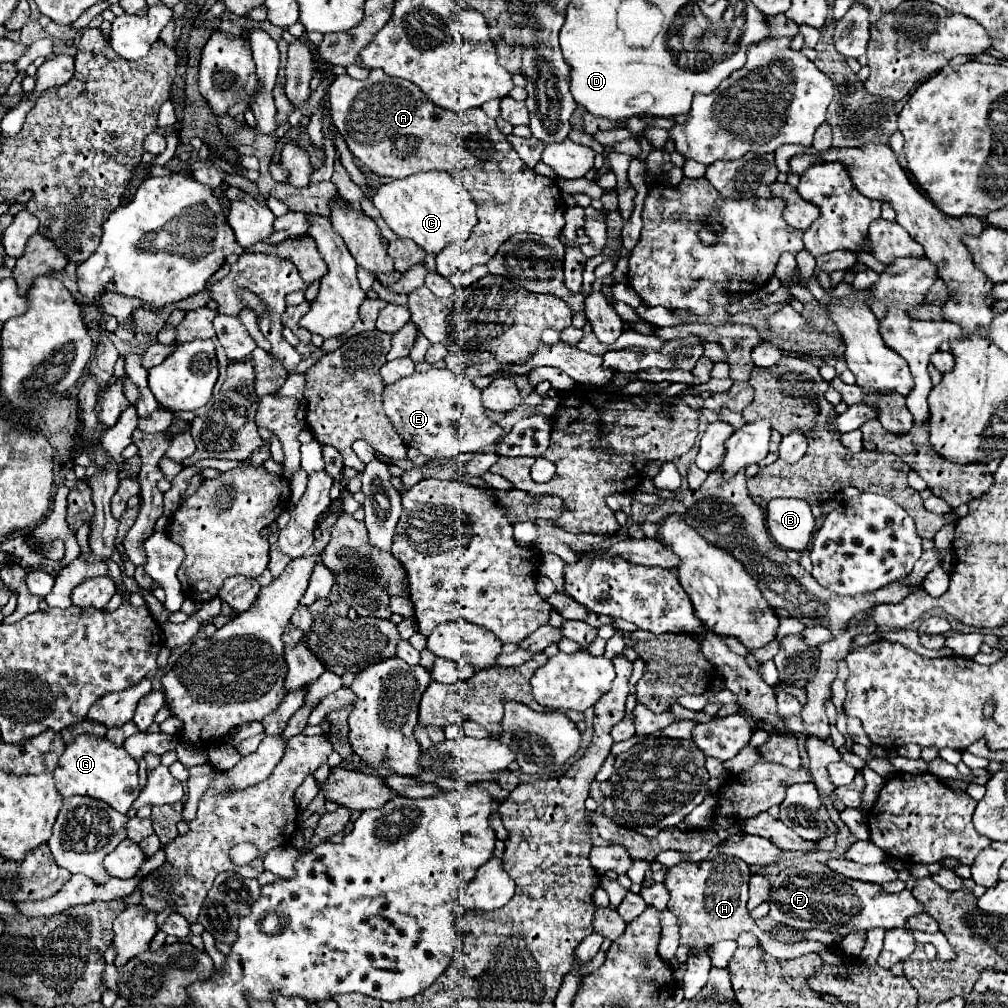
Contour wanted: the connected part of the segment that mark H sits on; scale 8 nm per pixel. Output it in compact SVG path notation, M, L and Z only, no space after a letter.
M733 856L706 859L699 864L679 862L669 868L663 884L669 890L669 904L679 922L681 946L691 950L707 950L721 940L735 940L741 932L753 932L761 936L755 920L749 918L747 910L747 884L751 877L750 867Z

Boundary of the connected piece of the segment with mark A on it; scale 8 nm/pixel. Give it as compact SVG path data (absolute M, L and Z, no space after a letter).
M369 70L369 76L365 80L353 80L347 74L335 78L335 82L329 86L329 114L337 132L347 142L351 154L359 158L365 166L369 166L375 174L385 178L407 178L417 172L441 170L449 172L471 194L473 202L477 204L479 222L475 224L467 242L455 246L451 252L449 248L445 248L435 258L437 272L445 278L459 270L465 272L473 266L487 264L495 256L497 248L513 234L529 232L539 236L559 236L565 226L567 206L563 206L563 198L555 182L529 170L517 156L513 146L507 142L507 138L499 132L495 120L489 118L481 108L467 110L465 114L441 110L431 102L425 102L421 90L417 90L417 86L413 86L411 82L389 78L383 70Z

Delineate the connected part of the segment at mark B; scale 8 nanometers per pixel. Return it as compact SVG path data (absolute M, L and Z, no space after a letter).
M771 500L767 530L783 550L803 552L811 540L815 518L805 500Z

